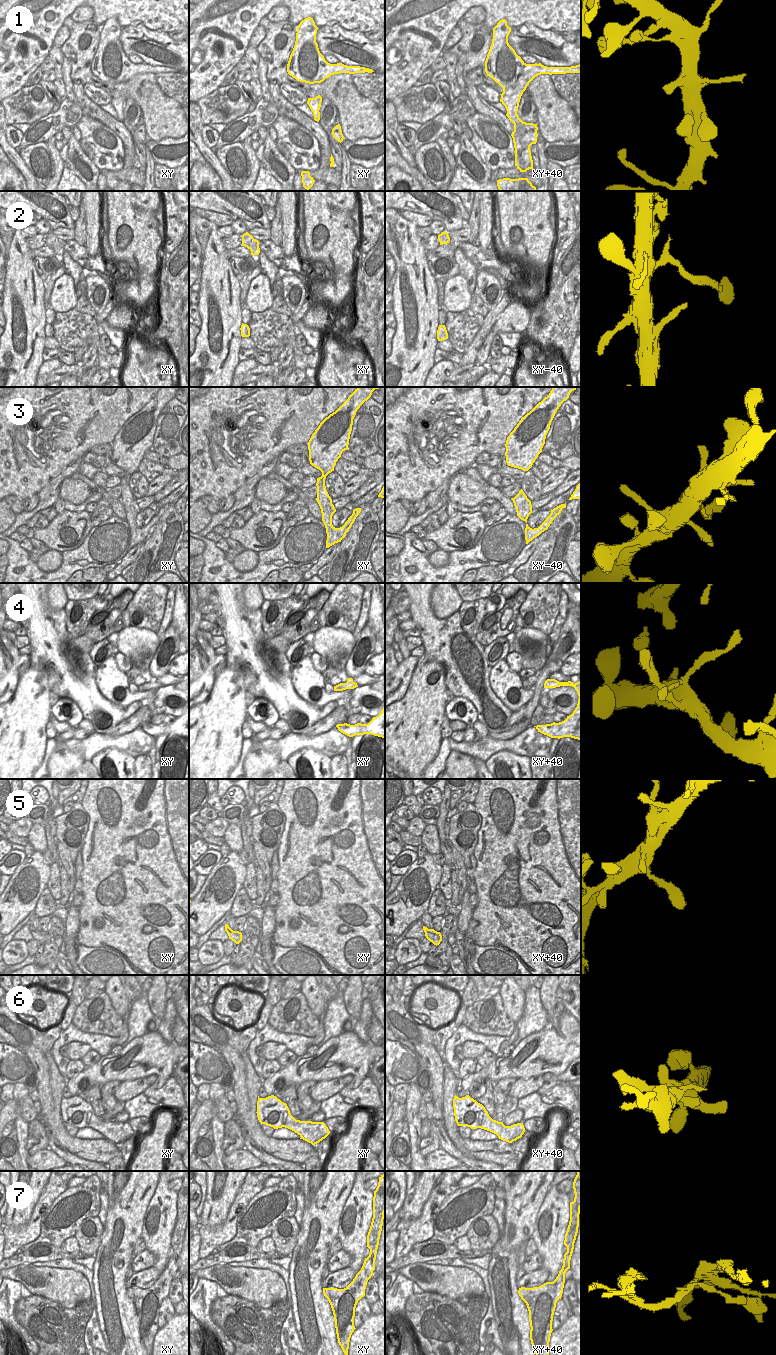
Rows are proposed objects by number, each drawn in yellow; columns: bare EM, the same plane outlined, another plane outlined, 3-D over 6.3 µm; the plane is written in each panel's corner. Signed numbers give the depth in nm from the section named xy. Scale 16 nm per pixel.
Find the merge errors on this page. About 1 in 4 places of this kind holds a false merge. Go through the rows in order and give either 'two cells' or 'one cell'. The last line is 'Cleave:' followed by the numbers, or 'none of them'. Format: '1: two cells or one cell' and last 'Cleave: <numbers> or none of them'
1: one cell
2: one cell
3: two cells
4: one cell
5: one cell
6: one cell
7: two cells
Cleave: 3, 7

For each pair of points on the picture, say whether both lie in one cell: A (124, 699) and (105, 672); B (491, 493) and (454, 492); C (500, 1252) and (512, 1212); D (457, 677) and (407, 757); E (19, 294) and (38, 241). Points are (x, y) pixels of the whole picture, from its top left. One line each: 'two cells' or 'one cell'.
A: one cell
B: one cell
C: one cell
D: two cells
E: two cells

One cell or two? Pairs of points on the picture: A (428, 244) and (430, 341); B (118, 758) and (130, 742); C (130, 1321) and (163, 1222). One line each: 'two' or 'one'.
A: two
B: two
C: two

